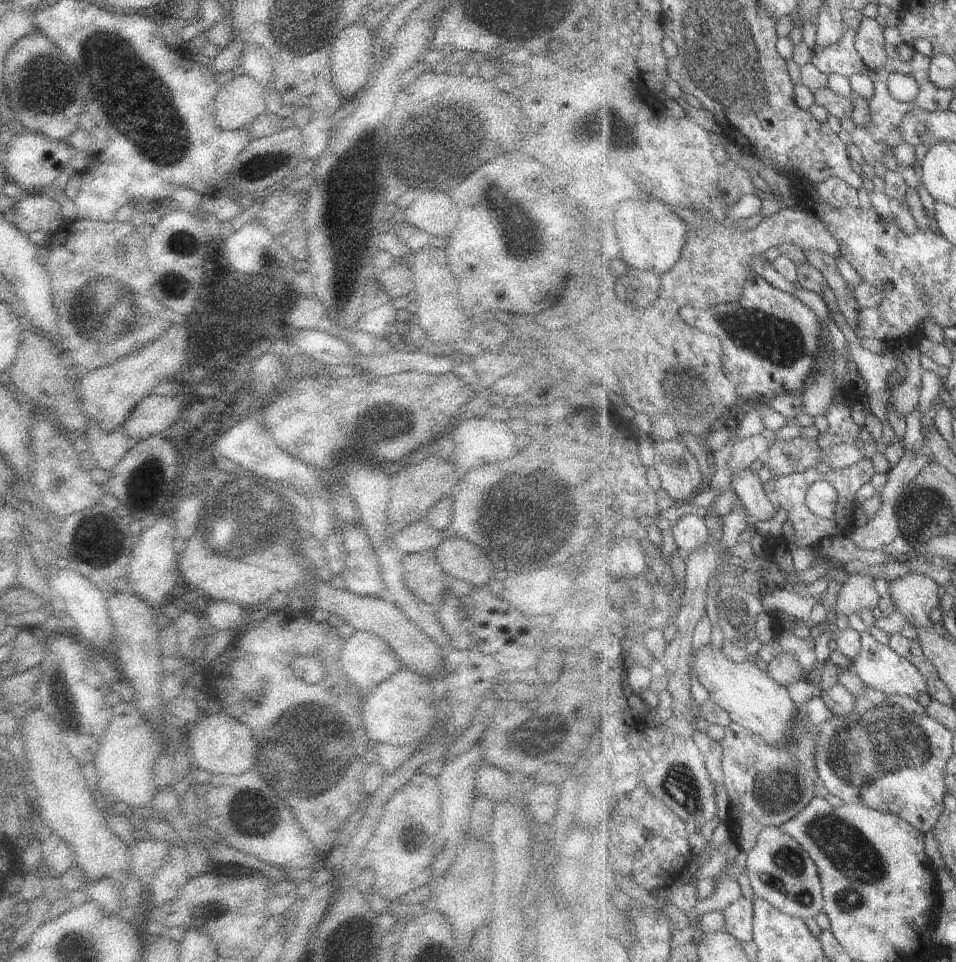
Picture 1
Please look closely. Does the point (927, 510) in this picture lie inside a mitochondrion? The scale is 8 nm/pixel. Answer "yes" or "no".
yes

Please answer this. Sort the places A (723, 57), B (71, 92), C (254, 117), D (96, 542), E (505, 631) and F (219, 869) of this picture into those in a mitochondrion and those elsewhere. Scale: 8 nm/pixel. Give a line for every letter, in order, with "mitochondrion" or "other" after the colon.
A: mitochondrion
B: mitochondrion
C: other
D: mitochondrion
E: other
F: other

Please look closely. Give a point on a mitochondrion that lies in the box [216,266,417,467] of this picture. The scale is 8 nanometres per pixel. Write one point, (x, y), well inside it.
(368, 423)

